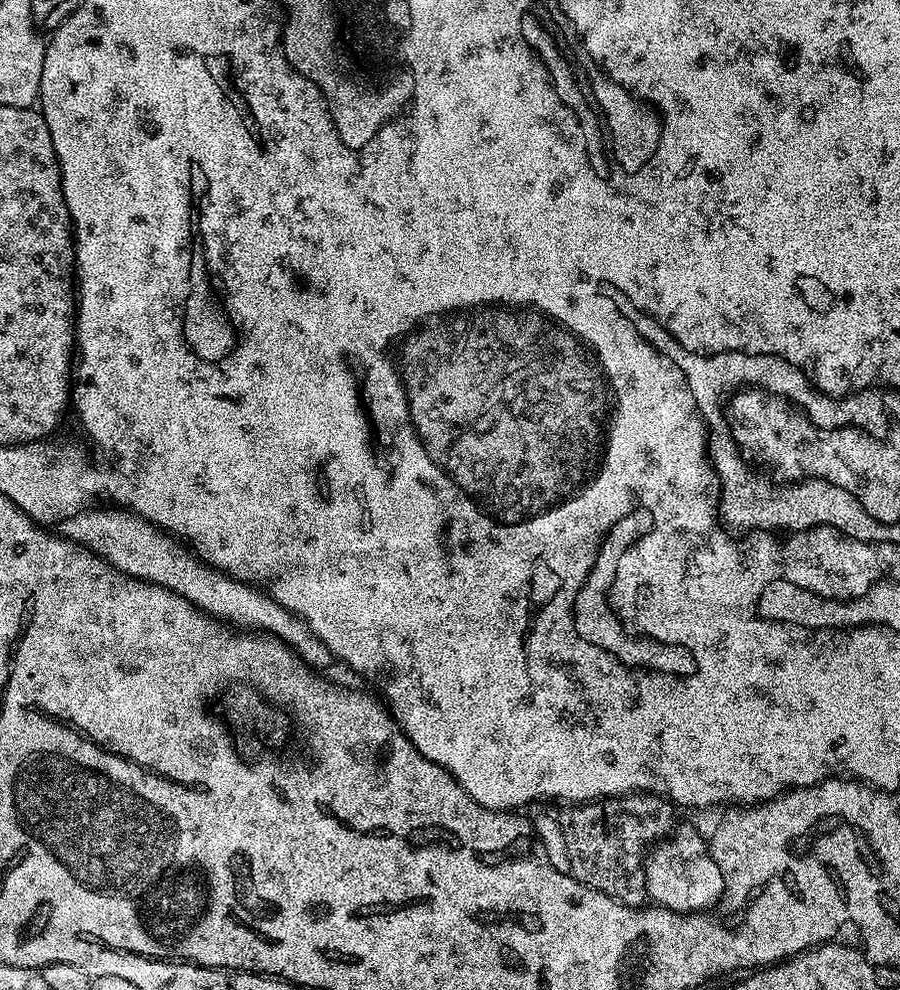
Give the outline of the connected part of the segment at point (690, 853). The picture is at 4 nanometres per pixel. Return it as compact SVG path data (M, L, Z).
M677 827L670 838L655 845L644 858L644 891L653 905L669 908L671 912L685 914L704 914L719 905L724 894L724 875L718 870L718 862L708 852L705 837L700 837L692 828Z

